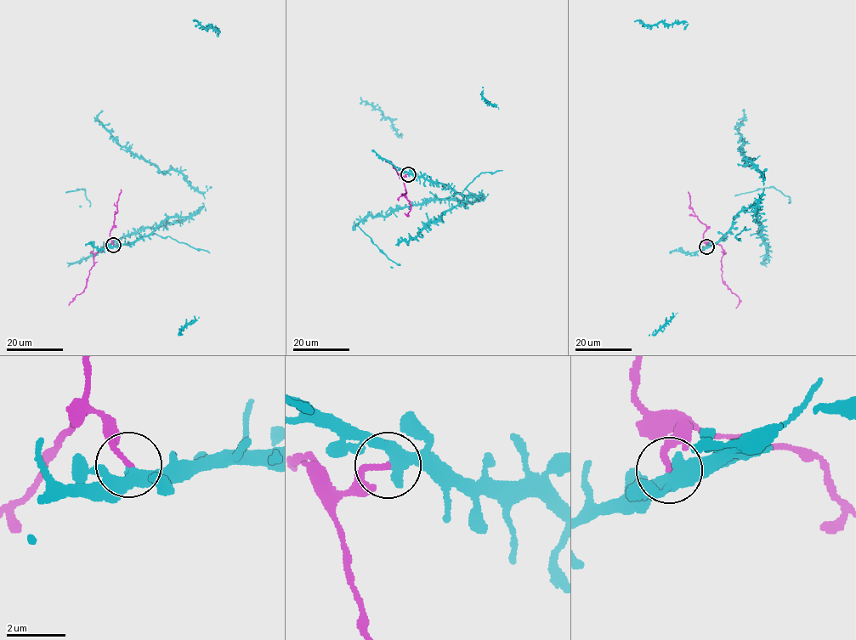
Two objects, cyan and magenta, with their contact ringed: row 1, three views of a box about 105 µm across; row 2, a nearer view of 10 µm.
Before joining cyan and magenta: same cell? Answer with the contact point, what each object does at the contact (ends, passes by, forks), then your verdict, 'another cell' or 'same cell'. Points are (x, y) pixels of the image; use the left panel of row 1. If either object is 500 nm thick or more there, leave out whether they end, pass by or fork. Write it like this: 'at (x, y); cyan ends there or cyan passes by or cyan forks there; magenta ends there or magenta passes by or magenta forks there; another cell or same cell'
at (113, 245); cyan passes by; magenta ends there; another cell

